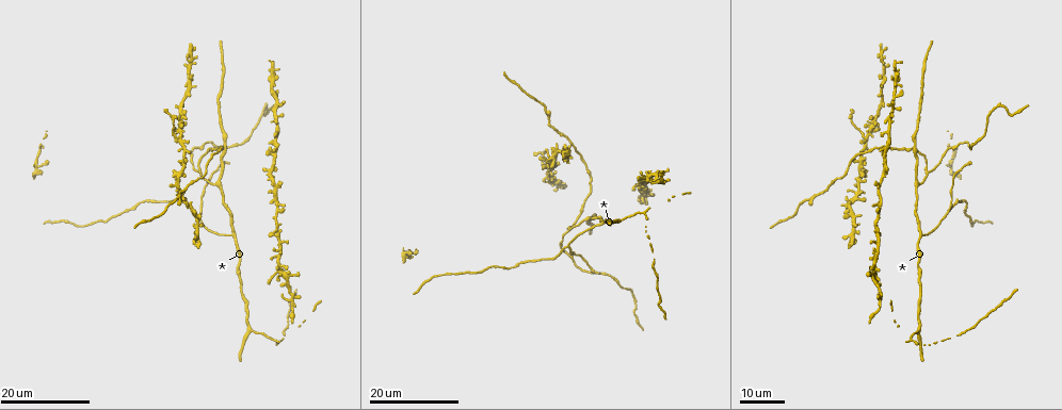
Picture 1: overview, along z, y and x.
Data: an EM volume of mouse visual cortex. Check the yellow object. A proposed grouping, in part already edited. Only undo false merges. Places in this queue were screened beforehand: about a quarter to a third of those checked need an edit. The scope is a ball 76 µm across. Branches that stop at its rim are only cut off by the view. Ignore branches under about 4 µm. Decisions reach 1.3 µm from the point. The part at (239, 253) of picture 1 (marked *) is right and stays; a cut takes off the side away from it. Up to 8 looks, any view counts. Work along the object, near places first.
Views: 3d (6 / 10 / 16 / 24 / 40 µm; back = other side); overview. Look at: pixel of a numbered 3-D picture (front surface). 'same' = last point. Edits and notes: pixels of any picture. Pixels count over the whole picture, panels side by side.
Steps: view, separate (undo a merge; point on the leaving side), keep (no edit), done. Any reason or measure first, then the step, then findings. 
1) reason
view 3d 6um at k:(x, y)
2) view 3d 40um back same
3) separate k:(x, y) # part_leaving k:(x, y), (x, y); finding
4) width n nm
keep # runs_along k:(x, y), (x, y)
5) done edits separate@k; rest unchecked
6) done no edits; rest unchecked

three arms meet
view 3d 24um at 1:(600, 224)

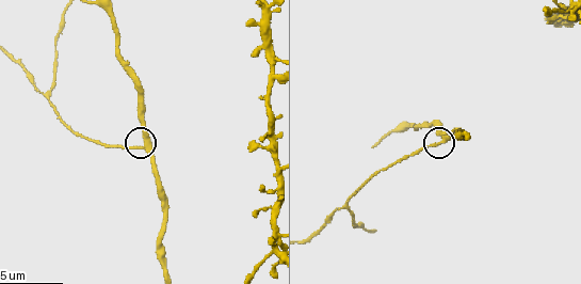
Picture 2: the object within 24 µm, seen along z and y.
view 3d 6um at 2:(443, 143)

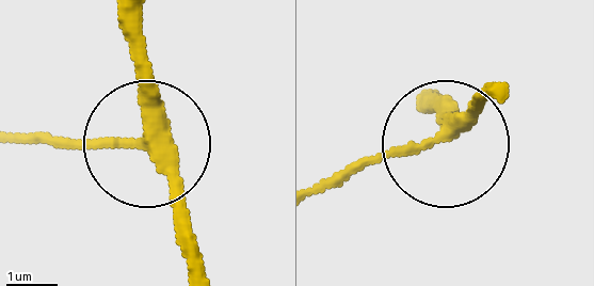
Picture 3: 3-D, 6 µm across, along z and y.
arms 3
keep # runs_along 3:(203, 271), (160, 156), (134, 144), (20, 144); all the same neuron

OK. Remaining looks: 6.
three arms meet
view 3d 24um at 1:(201, 170)

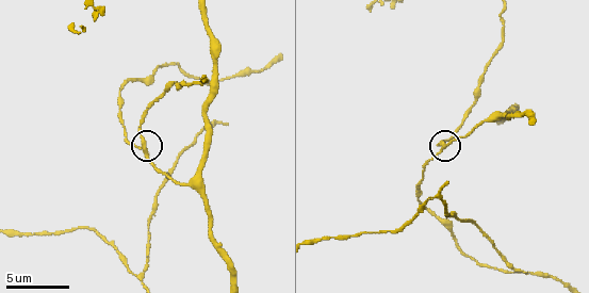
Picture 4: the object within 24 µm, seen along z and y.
view 3d 10um at 4:(145, 147)

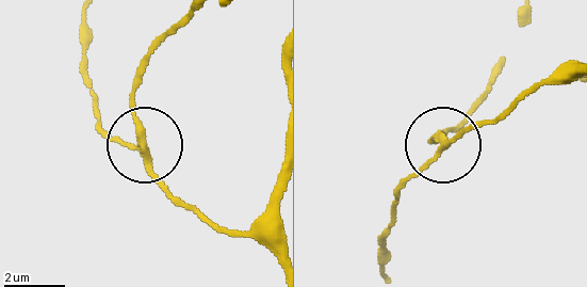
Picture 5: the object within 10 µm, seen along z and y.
arms 3
keep # runs_along 5:(276, 260), (177, 200), (149, 154), (96, 117); all the same neuron

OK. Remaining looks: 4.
side arm on a straight run
view 3d 16um at 1:(867, 137)

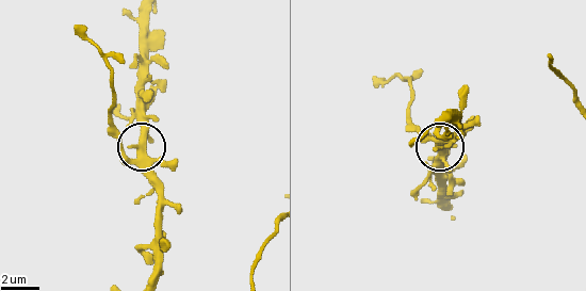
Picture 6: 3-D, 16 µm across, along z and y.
view 3d 6um at 6:(139, 145)

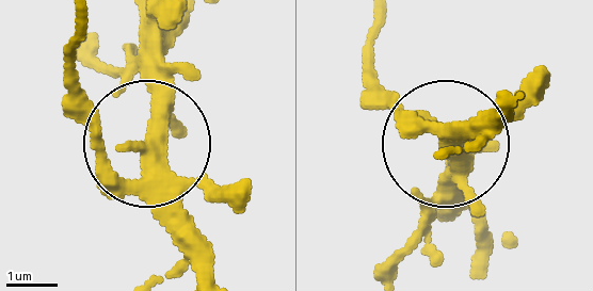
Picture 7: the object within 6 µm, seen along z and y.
side_arm 9 um
separate 7:(78, 91) # part_leaving 7:(93, 159), (93, 113), (68, 49), (77, 23); a second neuron is stuck on

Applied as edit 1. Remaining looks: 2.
view 3d 16um at 1:(621, 219)

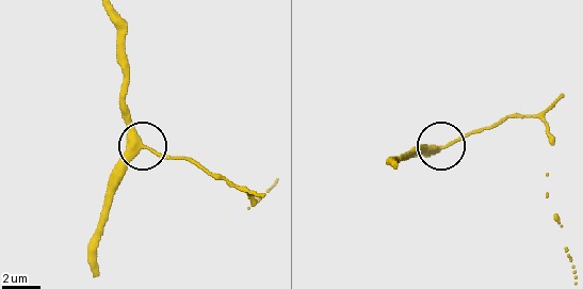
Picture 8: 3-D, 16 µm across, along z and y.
view 3d 6um at 8:(439, 148)

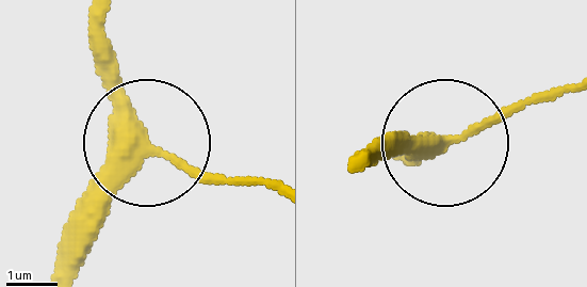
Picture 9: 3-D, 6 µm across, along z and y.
width 320 nm
keep # runs_along 9:(106, 18), (118, 108), (144, 158), (71, 243); continuous, no second neuron

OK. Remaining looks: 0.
done edits separate@7; rest unchecked

